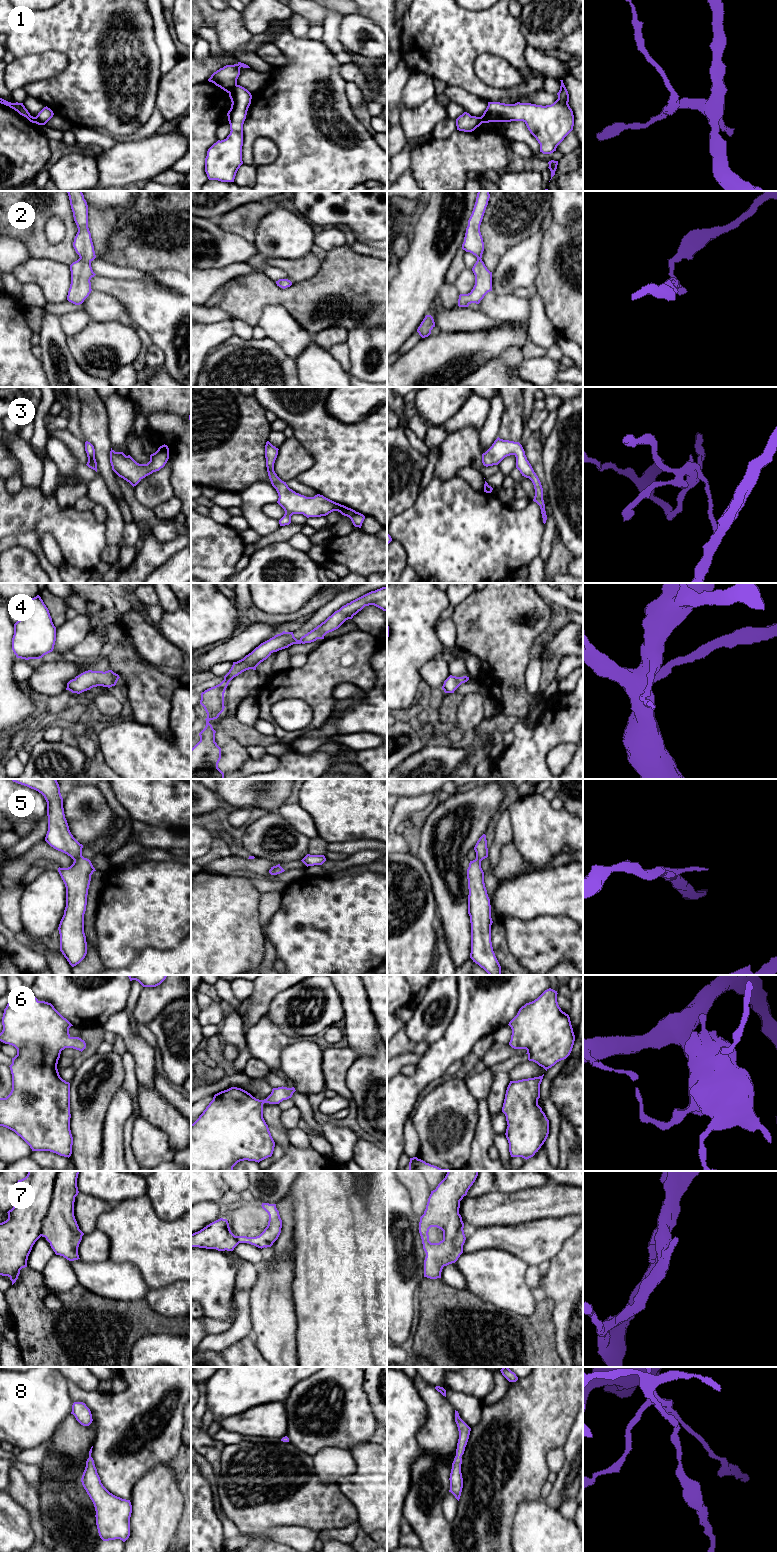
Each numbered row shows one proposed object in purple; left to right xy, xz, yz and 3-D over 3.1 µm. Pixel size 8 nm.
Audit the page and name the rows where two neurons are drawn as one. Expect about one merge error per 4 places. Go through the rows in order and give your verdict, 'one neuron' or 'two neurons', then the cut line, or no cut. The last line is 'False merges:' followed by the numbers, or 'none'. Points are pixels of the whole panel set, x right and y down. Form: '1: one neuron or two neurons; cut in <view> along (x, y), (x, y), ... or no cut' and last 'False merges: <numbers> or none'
1: two neurons; cut in xz along (236, 84), (228, 92)
2: one neuron; no cut
3: one neuron; no cut
4: one neuron; no cut
5: one neuron; no cut
6: one neuron; no cut
7: one neuron; no cut
8: one neuron; no cut
False merges: 1

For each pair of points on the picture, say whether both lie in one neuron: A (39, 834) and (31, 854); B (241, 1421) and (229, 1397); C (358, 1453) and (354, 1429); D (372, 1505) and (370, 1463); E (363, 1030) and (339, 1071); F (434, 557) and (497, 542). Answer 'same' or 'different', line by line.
A: different
B: different
C: different
D: same
E: different
F: same

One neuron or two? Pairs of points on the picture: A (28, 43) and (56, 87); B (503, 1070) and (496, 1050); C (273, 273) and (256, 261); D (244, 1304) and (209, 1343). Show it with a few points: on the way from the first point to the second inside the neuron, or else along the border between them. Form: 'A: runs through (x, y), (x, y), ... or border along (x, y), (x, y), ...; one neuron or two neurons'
A: runs through (47, 43), (60, 43), (72, 55), (72, 68); one neuron
B: border along (522, 1054), (511, 1056), (488, 1068); two neurons
C: runs through (269, 270), (260, 261); one neuron
D: runs through (243, 1317), (242, 1322), (222, 1341); one neuron

